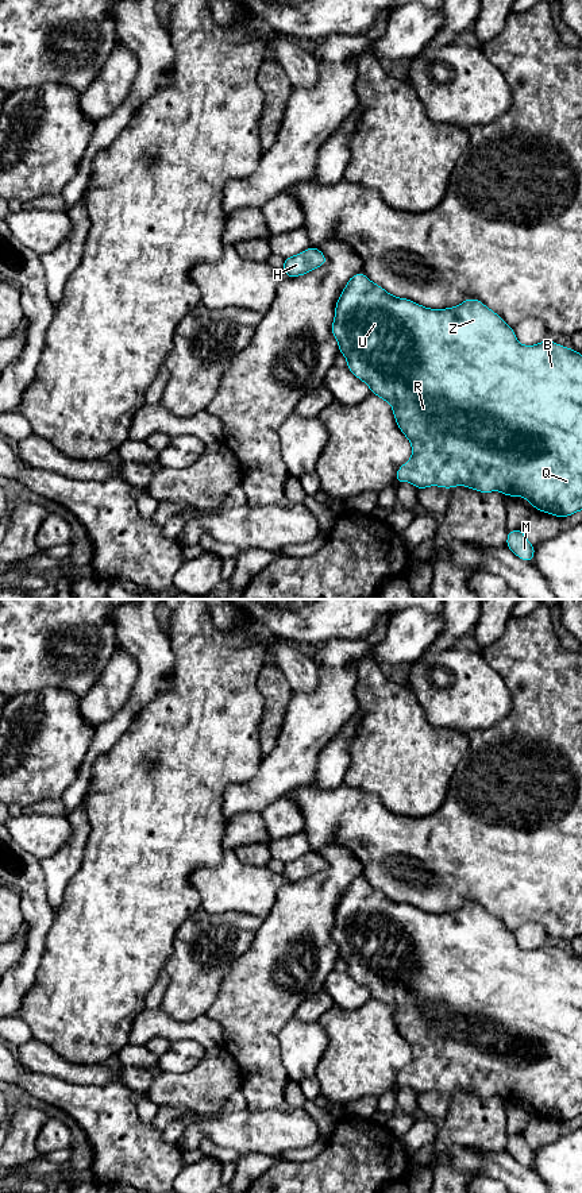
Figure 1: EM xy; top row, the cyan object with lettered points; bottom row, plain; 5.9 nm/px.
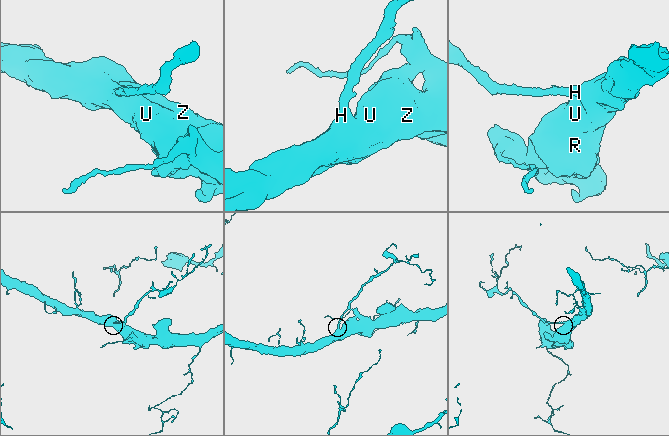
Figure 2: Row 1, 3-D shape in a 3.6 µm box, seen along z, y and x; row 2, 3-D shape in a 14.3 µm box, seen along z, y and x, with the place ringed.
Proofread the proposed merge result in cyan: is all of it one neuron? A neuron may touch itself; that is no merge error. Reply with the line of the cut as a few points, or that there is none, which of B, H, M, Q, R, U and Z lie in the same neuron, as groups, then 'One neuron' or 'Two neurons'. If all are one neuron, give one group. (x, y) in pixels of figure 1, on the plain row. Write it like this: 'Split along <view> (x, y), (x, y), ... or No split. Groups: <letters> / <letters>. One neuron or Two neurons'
No split. Groups: B H M Q R U Z. One neuron

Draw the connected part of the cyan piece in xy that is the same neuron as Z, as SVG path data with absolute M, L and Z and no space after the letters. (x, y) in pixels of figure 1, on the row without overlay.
M362 876L352 880L343 893L340 901L336 906L335 910L335 922L331 931L332 939L335 941L339 957L344 960L347 964L347 973L362 987L365 987L369 992L371 999L378 1000L383 1005L389 1007L393 1014L394 1024L400 1032L400 1035L404 1038L404 1041L409 1045L412 1049L412 1061L411 1063L404 1067L396 1077L396 1088L401 1086L411 1086L417 1094L431 1092L431 1090L439 1090L443 1093L452 1093L455 1090L465 1090L470 1092L478 1097L492 1097L492 1096L500 1096L504 1097L506 1101L523 1101L528 1107L532 1108L535 1115L540 1115L543 1117L552 1119L559 1123L568 1121L579 1115L582 1115L582 960L581 957L577 957L574 953L566 953L558 947L543 945L541 947L537 947L535 950L523 950L517 946L513 931L509 931L496 916L489 914L483 907L475 903L467 903L462 908L455 910L454 912L446 912L446 914L429 914L420 908L416 908L408 903L400 903L396 900L389 899L383 892L379 889L371 887Z

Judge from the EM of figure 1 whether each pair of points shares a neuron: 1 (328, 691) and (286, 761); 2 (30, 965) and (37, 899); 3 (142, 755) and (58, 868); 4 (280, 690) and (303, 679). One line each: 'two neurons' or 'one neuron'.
1: one neuron
2: one neuron
3: two neurons
4: two neurons

